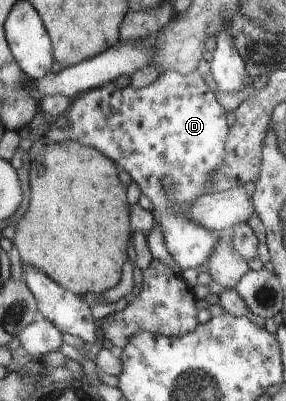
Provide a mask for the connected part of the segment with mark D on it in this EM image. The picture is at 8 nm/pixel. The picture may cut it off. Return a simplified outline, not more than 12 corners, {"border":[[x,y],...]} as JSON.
{"border":[[198,70],[72,100],[46,135],[99,148],[182,272],[222,238],[190,212],[226,114]]}

